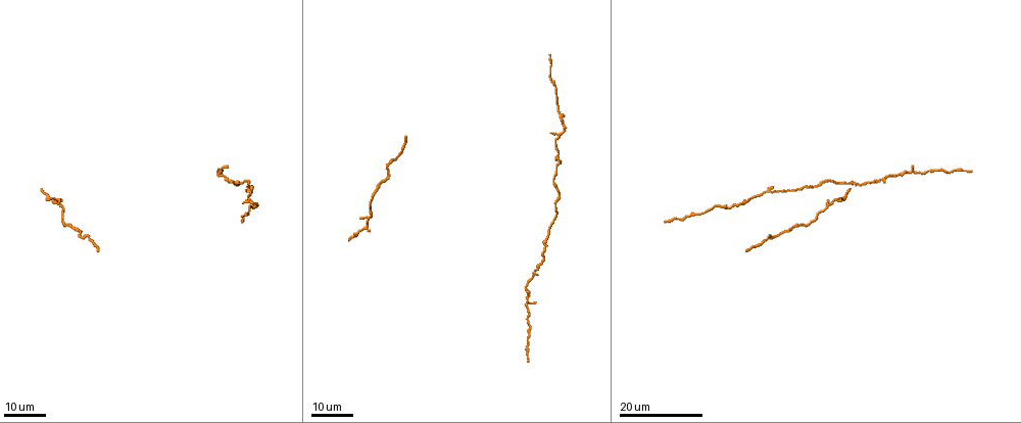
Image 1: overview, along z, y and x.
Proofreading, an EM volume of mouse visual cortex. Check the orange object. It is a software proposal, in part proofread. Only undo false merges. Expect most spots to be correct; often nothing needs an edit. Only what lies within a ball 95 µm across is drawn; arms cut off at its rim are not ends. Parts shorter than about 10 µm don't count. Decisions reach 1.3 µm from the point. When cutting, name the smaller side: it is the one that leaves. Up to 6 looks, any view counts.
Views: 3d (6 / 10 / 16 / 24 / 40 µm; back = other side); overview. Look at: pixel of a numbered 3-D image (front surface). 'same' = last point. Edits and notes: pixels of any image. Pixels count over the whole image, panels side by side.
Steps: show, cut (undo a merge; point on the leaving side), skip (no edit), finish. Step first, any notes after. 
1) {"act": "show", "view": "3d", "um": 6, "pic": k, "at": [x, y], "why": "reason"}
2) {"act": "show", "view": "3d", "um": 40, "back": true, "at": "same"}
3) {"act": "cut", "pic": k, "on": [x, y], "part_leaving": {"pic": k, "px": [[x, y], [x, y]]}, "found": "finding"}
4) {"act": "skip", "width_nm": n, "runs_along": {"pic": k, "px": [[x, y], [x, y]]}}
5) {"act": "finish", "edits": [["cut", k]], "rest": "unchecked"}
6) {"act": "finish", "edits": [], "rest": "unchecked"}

{"act": "show", "view": "3d", "um": 16, "pic": 1, "at": [879, 181], "why": "a narrow waist"}

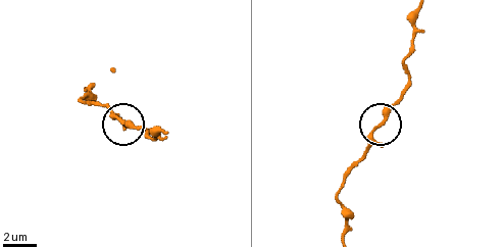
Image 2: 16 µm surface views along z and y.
{"act": "show", "view": "3d", "um": 6, "pic": 2, "at": [117, 119]}

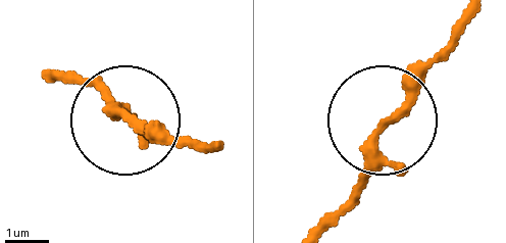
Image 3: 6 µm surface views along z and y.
{"act": "skip", "arms": 3, "runs_along": {"pic": 3, "px": [[473, 18], [382, 120], [374, 173], [338, 212]]}, "found": "all the same cell"}

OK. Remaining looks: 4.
{"act": "show", "view": "3d", "um": 24, "pic": 1, "at": [772, 191], "why": "three-way junction"}

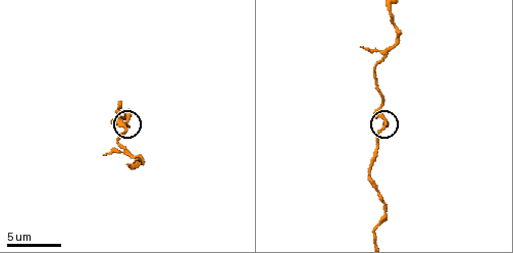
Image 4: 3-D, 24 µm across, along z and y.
{"act": "show", "view": "3d", "um": 6, "pic": 4, "at": [129, 127], "why": "closer look"}

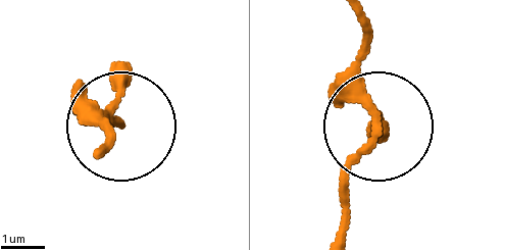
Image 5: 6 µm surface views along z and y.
{"act": "skip", "width_nm": 170, "runs_along": {"pic": 5, "px": [[359, 21], [355, 88], [373, 132], [345, 187], [345, 231]]}, "found": "all the same cell"}

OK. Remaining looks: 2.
{"act": "show", "view": "3d", "um": 10, "pic": 4, "at": [129, 153]}

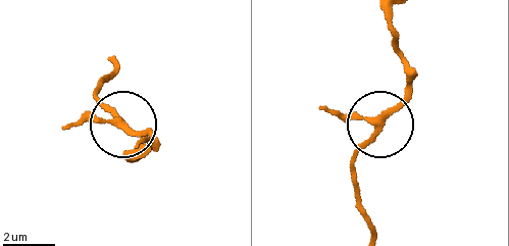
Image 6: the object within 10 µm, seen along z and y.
{"act": "show", "view": "3d", "um": 10, "back": true, "pic": 6, "at": [118, 121]}

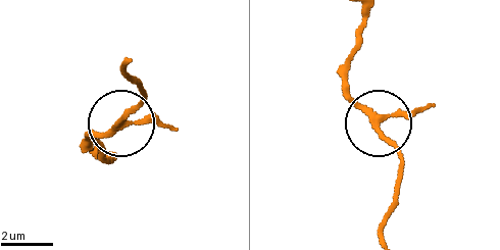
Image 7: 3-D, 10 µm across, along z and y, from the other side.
{"act": "skip", "arms": 3, "found": "continuous, no second cell"}

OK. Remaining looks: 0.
{"act": "finish", "edits": [], "rest": "unchecked"}

